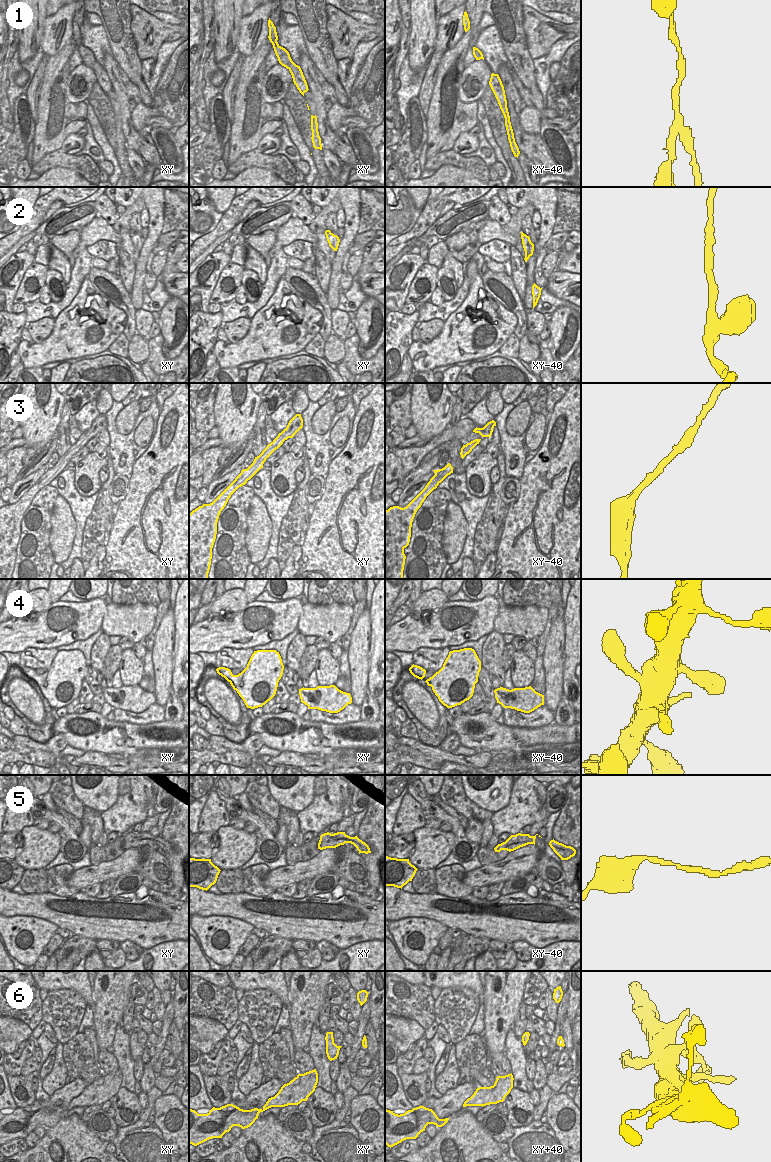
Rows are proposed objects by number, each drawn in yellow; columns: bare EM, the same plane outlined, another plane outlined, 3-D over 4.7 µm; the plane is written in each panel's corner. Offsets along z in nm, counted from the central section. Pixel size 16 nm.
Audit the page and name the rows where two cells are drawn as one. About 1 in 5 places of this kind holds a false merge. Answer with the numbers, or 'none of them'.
1

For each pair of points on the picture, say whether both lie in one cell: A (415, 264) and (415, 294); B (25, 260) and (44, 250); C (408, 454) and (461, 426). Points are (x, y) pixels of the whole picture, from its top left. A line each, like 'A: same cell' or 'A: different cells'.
A: different cells
B: different cells
C: same cell

